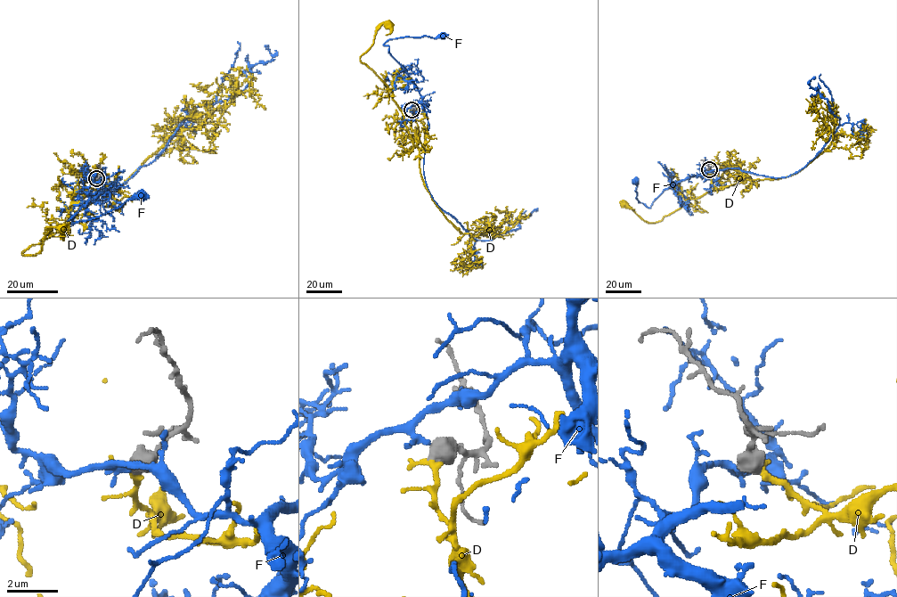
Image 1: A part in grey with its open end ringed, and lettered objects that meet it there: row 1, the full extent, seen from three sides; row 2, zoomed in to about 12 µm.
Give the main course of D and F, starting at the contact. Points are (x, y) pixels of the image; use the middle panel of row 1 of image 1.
D: (411, 110), (418, 126), (418, 148), (391, 90), (360, 61), (380, 26), (387, 24)
F: (411, 108), (421, 102), (421, 95), (406, 71), (389, 53), (388, 46), (383, 44), (400, 37), (443, 36)

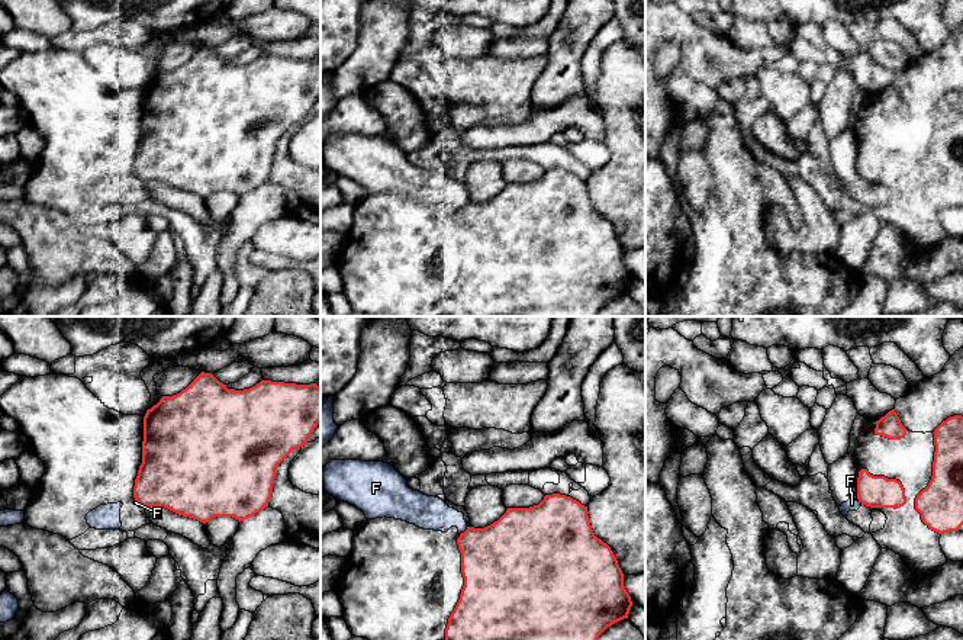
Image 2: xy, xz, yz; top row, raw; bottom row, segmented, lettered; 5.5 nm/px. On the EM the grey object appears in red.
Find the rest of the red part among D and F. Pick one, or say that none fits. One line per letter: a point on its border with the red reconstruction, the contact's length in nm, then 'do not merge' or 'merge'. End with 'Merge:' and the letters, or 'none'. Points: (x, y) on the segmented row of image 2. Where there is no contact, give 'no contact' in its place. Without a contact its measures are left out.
D: no contact; merge
F: meets red in xz at (464, 531); contact 60 nm long; do not merge
Merge: D

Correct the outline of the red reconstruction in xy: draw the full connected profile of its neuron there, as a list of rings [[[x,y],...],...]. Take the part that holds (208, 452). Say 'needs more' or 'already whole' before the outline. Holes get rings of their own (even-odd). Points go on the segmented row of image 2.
already whole; [[[202,372],[186,389],[173,396],[162,396],[144,417],[142,463],[133,486],[133,498],[144,508],[164,506],[178,515],[197,520],[203,524],[215,517],[232,517],[239,522],[268,506],[278,464],[296,448],[307,444],[310,434],[321,422],[321,387],[316,383],[296,385],[261,380],[244,390],[228,389],[212,373]]]

